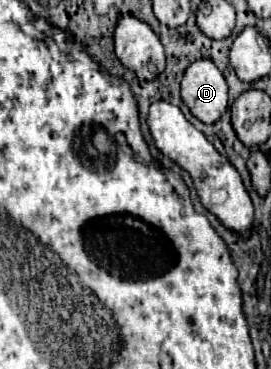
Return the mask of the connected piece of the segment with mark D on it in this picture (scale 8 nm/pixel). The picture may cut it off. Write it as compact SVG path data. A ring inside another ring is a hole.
M197 60L185 70L181 100L203 124L215 124L227 110L227 82L211 60Z

